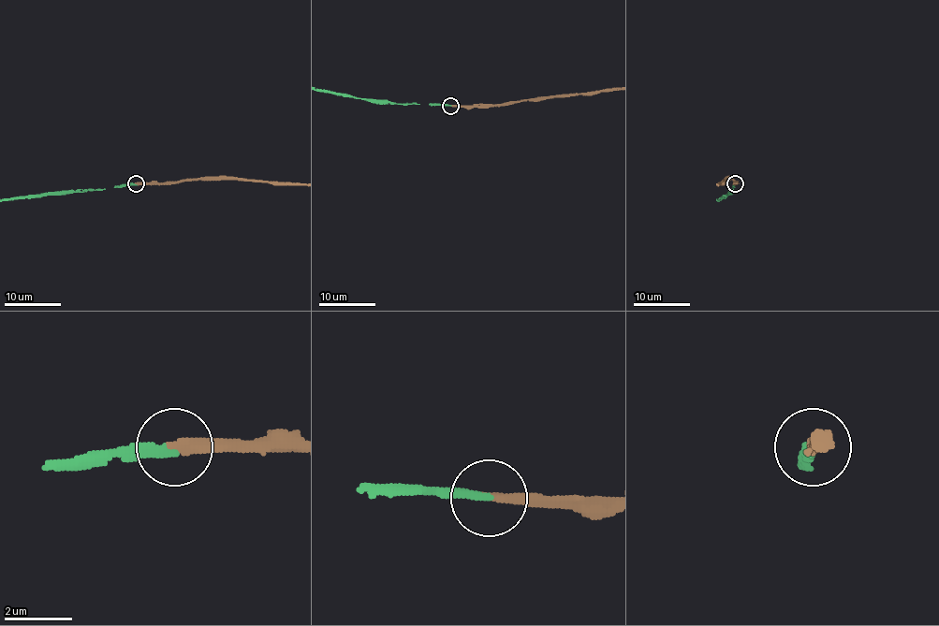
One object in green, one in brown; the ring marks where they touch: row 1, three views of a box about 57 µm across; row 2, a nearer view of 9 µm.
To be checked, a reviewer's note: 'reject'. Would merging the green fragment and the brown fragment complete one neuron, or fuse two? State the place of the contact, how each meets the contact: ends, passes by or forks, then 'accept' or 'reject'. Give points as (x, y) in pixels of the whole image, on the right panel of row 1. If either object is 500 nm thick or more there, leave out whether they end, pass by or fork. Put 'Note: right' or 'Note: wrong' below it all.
at (735, 183); green ends there; brown ends there; accept
Note: wrong

